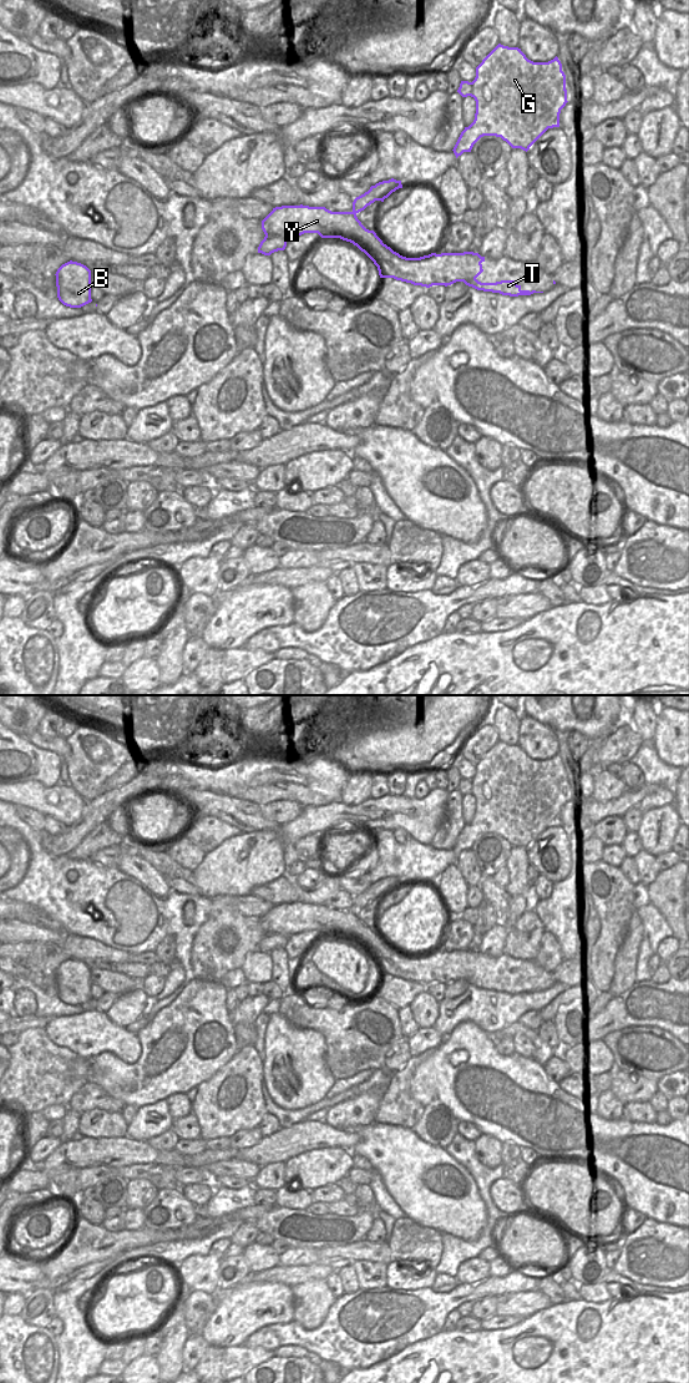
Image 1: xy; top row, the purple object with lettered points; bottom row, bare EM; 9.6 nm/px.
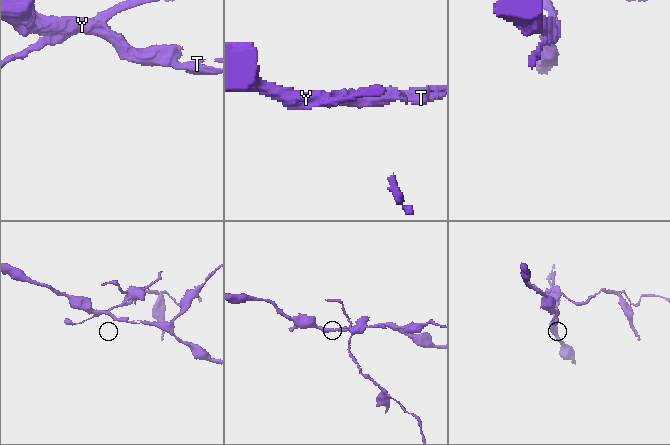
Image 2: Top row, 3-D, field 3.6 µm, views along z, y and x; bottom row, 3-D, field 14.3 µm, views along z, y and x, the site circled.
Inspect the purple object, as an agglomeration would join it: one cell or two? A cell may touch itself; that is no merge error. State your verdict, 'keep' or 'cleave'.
cleave

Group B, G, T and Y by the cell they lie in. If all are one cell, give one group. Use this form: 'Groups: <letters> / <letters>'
Groups: B G / T Y

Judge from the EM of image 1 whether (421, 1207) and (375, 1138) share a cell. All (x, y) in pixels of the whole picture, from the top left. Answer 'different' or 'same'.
same

